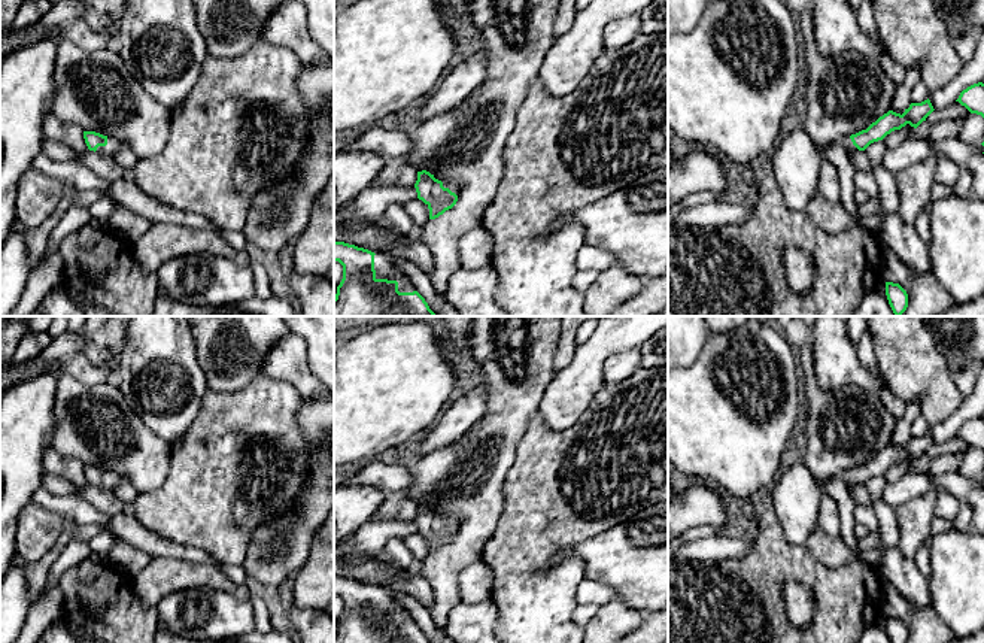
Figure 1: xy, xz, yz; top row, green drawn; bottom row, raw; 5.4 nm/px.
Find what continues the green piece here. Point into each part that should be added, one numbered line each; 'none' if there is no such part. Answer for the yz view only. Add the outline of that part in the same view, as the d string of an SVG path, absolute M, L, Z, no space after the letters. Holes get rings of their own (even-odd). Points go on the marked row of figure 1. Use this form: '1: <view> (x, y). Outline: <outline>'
1: yz (846, 142). Outline: M845 136L845 137L839 139L838 143L847 151L848 155L850 155L851 152L857 152L857 151L859 151L859 149L853 145L850 136Z

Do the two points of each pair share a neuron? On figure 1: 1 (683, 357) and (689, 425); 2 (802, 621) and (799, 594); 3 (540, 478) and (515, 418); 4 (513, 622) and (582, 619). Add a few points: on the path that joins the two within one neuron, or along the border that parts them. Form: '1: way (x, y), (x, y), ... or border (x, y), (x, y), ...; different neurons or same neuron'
1: border (705, 339), (699, 355), (683, 369); different neurons
2: way (801, 615), (799, 600); same neuron
3: border (538, 411), (530, 419), (516, 458), (509, 467); different neurons
4: border (577, 604), (571, 619), (583, 627); different neurons

